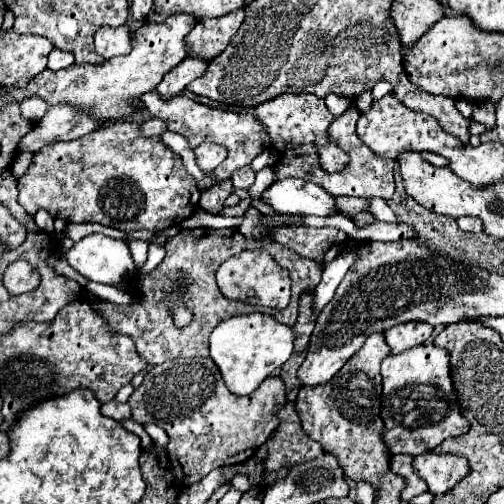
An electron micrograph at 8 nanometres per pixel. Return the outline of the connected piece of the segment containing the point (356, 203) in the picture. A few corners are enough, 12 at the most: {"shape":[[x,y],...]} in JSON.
{"shape":[[336,197],[336,205],[346,217],[368,211],[370,199]]}

